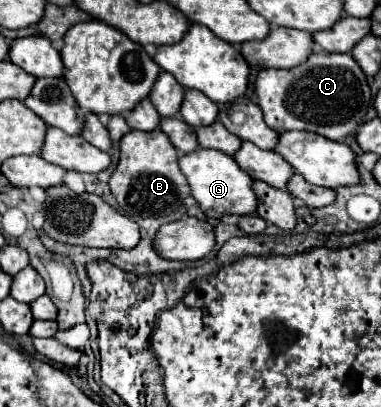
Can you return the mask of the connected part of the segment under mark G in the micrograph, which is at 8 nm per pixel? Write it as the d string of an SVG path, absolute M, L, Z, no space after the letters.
M199 148L179 158L179 168L187 176L191 194L195 196L195 200L201 204L201 210L209 218L221 218L221 214L225 212L243 216L243 214L253 214L257 210L253 178L245 170L241 170L241 166L233 160L235 160L233 156L207 148Z

